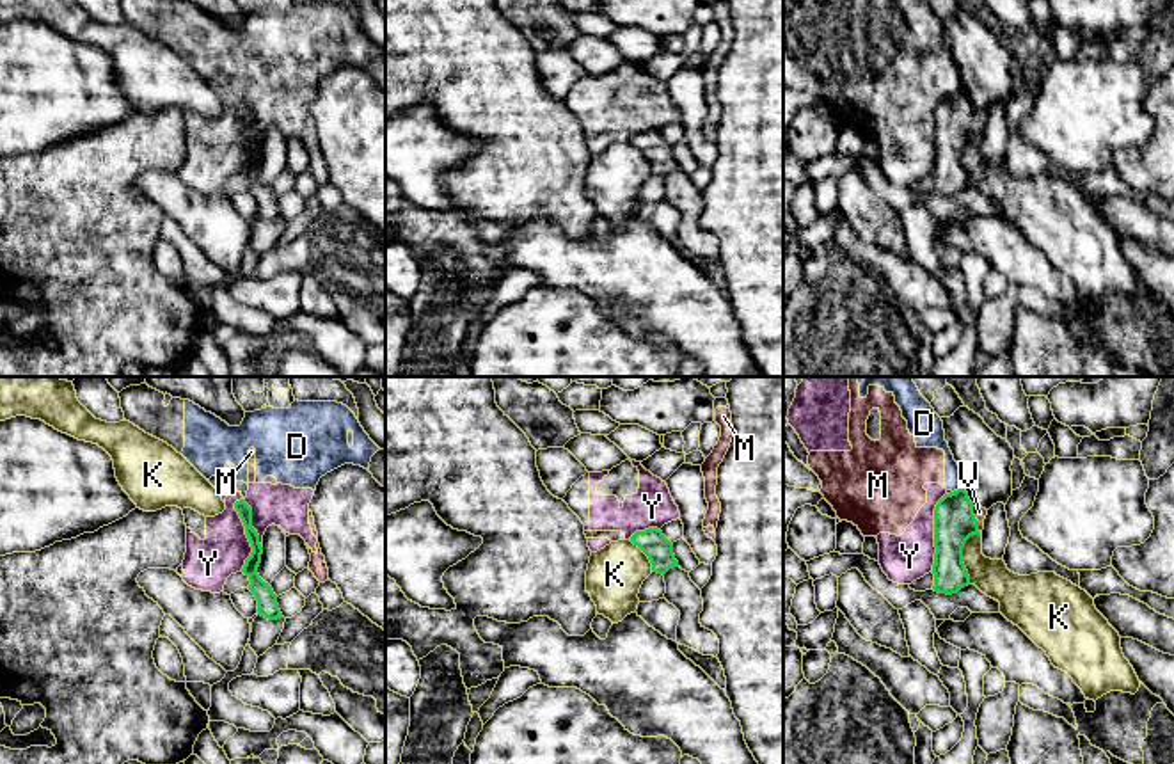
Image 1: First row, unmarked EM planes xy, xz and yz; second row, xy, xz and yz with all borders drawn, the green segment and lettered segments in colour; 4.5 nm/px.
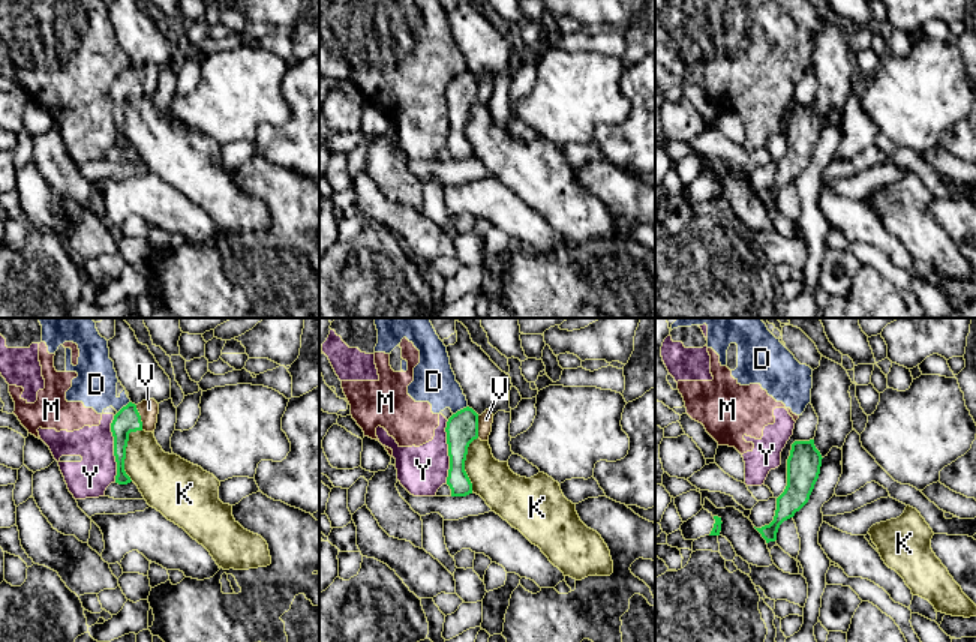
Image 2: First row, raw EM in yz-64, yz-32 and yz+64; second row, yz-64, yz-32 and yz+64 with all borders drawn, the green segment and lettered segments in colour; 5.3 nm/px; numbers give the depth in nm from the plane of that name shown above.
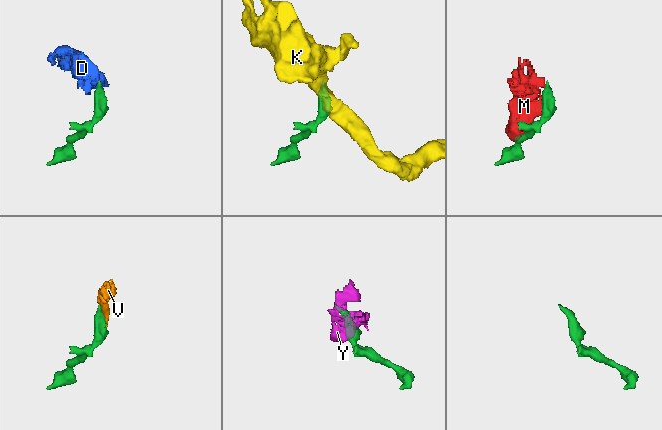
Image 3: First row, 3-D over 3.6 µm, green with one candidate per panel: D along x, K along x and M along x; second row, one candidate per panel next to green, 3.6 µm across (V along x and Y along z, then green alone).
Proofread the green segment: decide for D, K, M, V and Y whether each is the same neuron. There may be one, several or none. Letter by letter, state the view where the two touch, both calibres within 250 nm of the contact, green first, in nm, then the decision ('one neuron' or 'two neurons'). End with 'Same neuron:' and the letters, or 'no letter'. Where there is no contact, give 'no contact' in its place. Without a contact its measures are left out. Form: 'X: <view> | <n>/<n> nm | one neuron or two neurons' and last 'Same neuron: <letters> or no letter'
D: yz | 190/80 nm | two neurons
K: yz | 190/160 nm | two neurons
M: yz | 190/20 nm | two neurons
V: yz | 190/60 nm | one neuron
Y: xy | 80/220 nm | two neurons
Same neuron: V

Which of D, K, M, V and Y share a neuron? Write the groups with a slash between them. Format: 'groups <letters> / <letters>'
groups D M Y / K / V

